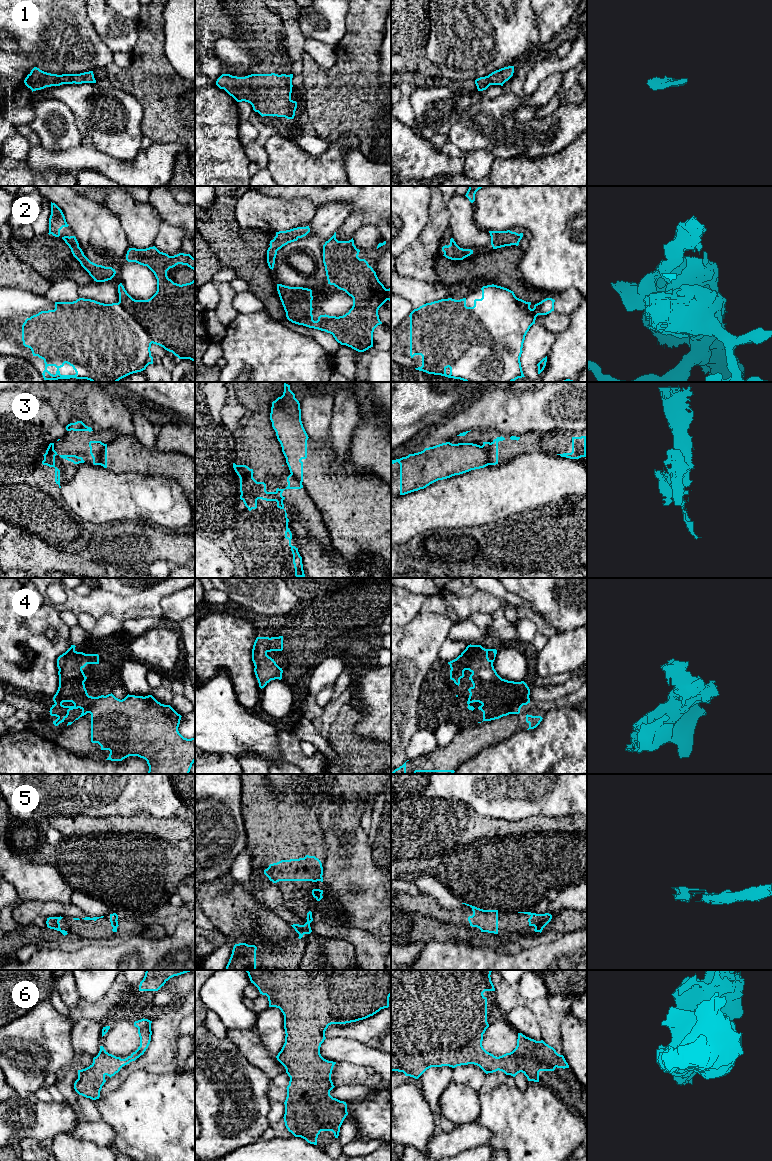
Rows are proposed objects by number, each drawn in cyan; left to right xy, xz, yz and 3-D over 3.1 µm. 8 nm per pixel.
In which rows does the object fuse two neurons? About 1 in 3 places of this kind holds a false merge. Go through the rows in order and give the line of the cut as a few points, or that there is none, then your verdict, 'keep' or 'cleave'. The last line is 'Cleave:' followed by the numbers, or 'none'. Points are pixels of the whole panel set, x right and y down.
1: no cut; keep
2: no cut; keep
3: cut in xy along (106, 445), (102, 450), (99, 464); cleave
4: no cut; keep
5: no cut; keep
6: no cut; keep
Cleave: 3

